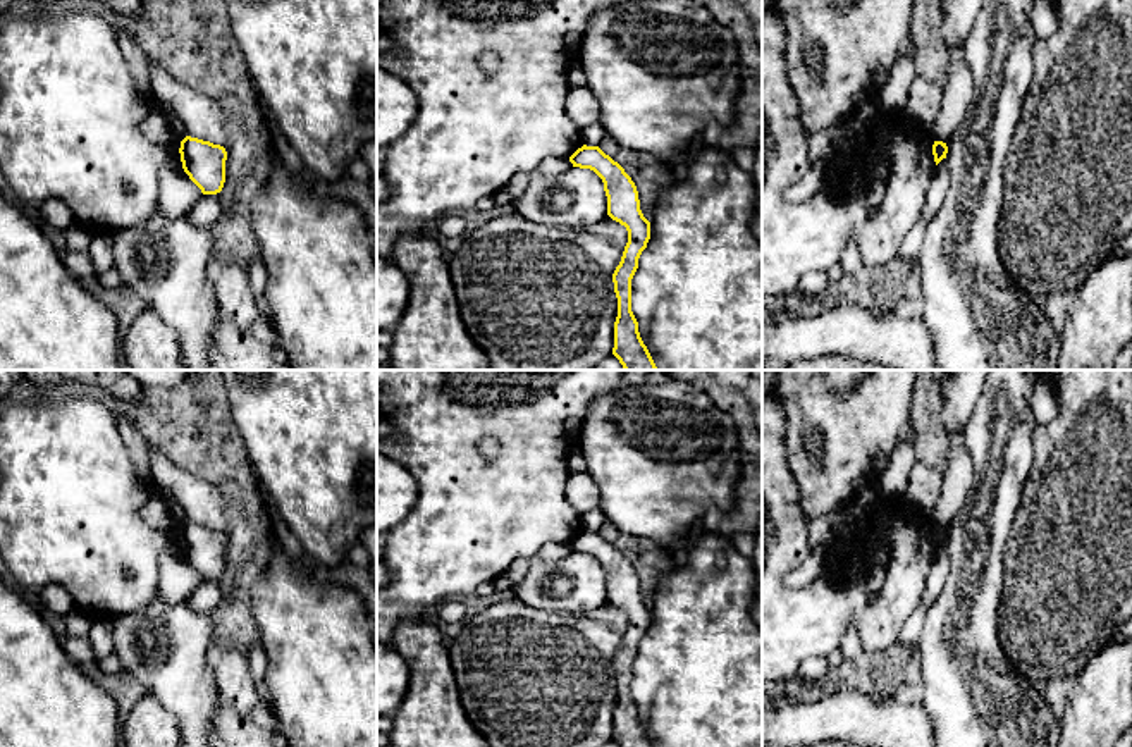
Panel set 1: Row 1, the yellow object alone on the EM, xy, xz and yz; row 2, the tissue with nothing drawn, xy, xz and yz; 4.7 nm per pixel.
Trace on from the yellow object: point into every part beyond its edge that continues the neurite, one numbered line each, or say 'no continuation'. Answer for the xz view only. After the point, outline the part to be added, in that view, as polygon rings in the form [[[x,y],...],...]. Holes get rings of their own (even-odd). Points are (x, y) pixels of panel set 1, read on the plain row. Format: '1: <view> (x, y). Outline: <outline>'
no continuation

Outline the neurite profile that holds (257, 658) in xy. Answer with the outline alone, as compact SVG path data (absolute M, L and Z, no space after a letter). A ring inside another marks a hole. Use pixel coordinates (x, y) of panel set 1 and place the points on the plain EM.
M260 642L256 644L243 644L243 649L246 652L248 663L249 663L249 673L260 690L260 695L267 695L267 685L265 685L265 673L268 666L268 659L265 651L261 649Z

